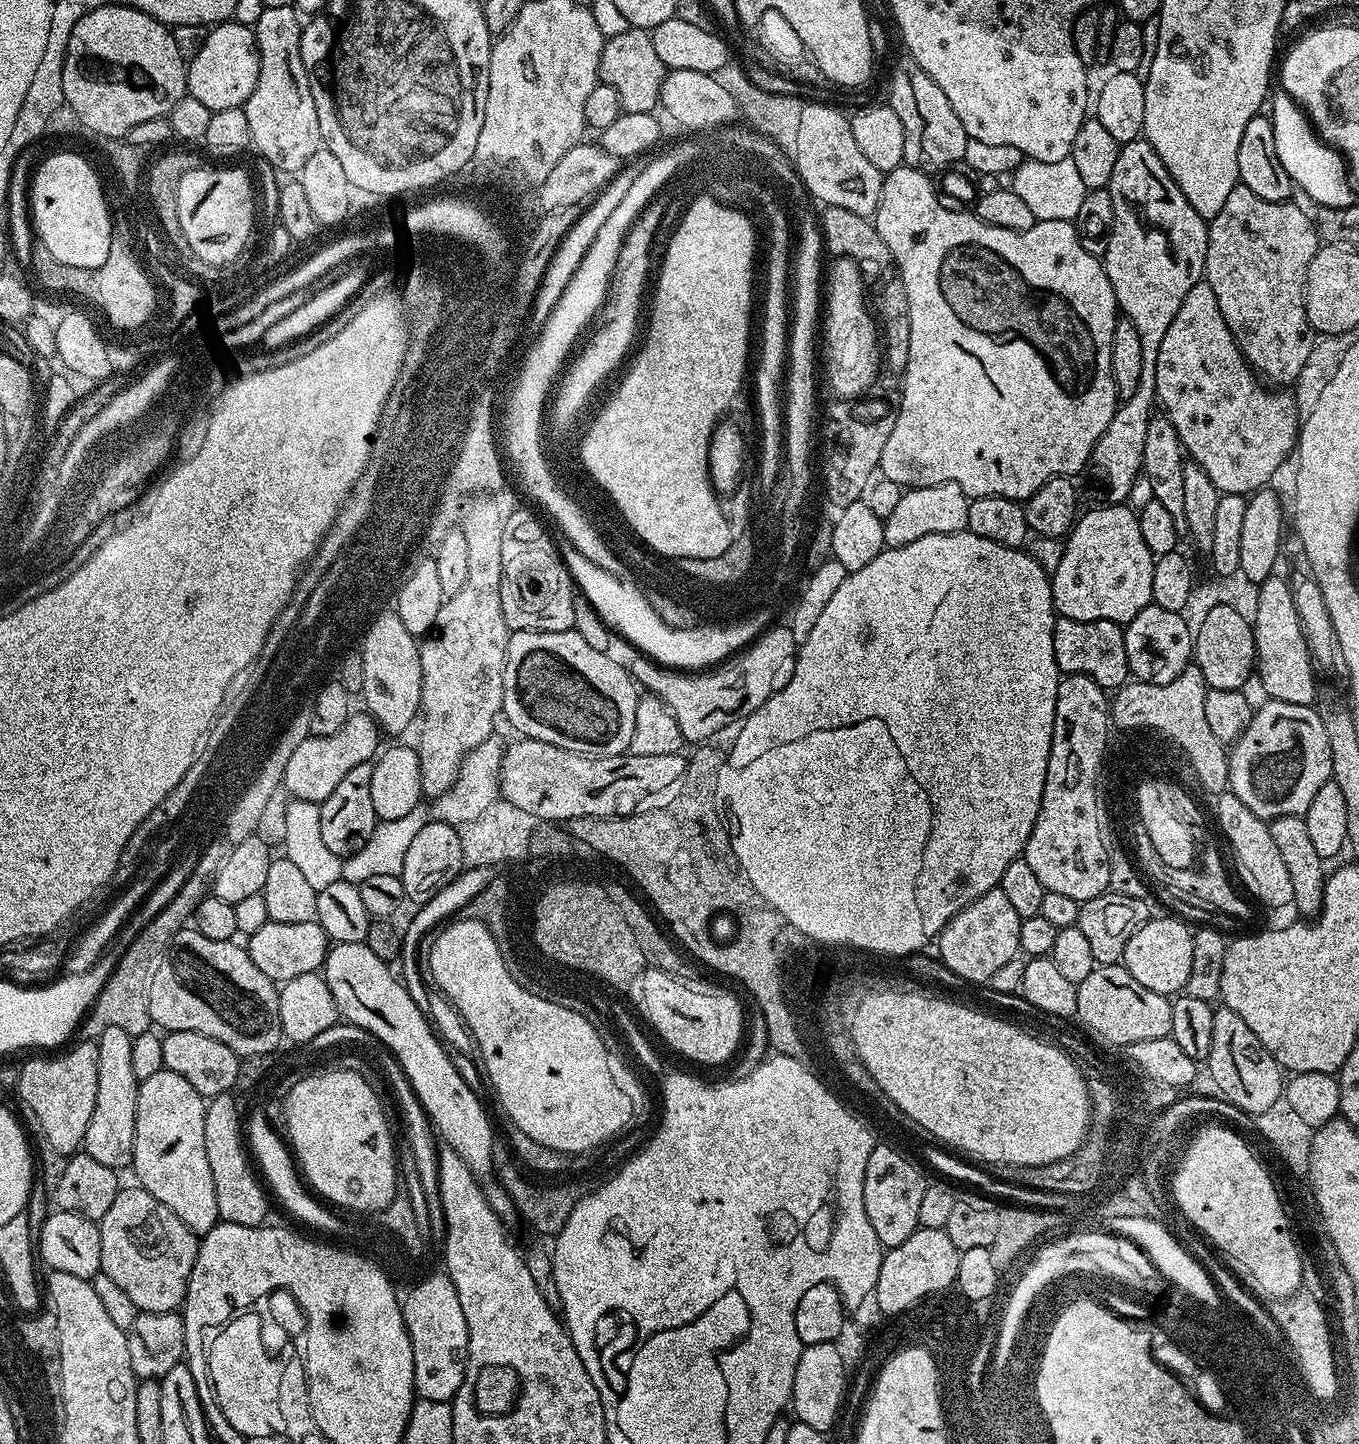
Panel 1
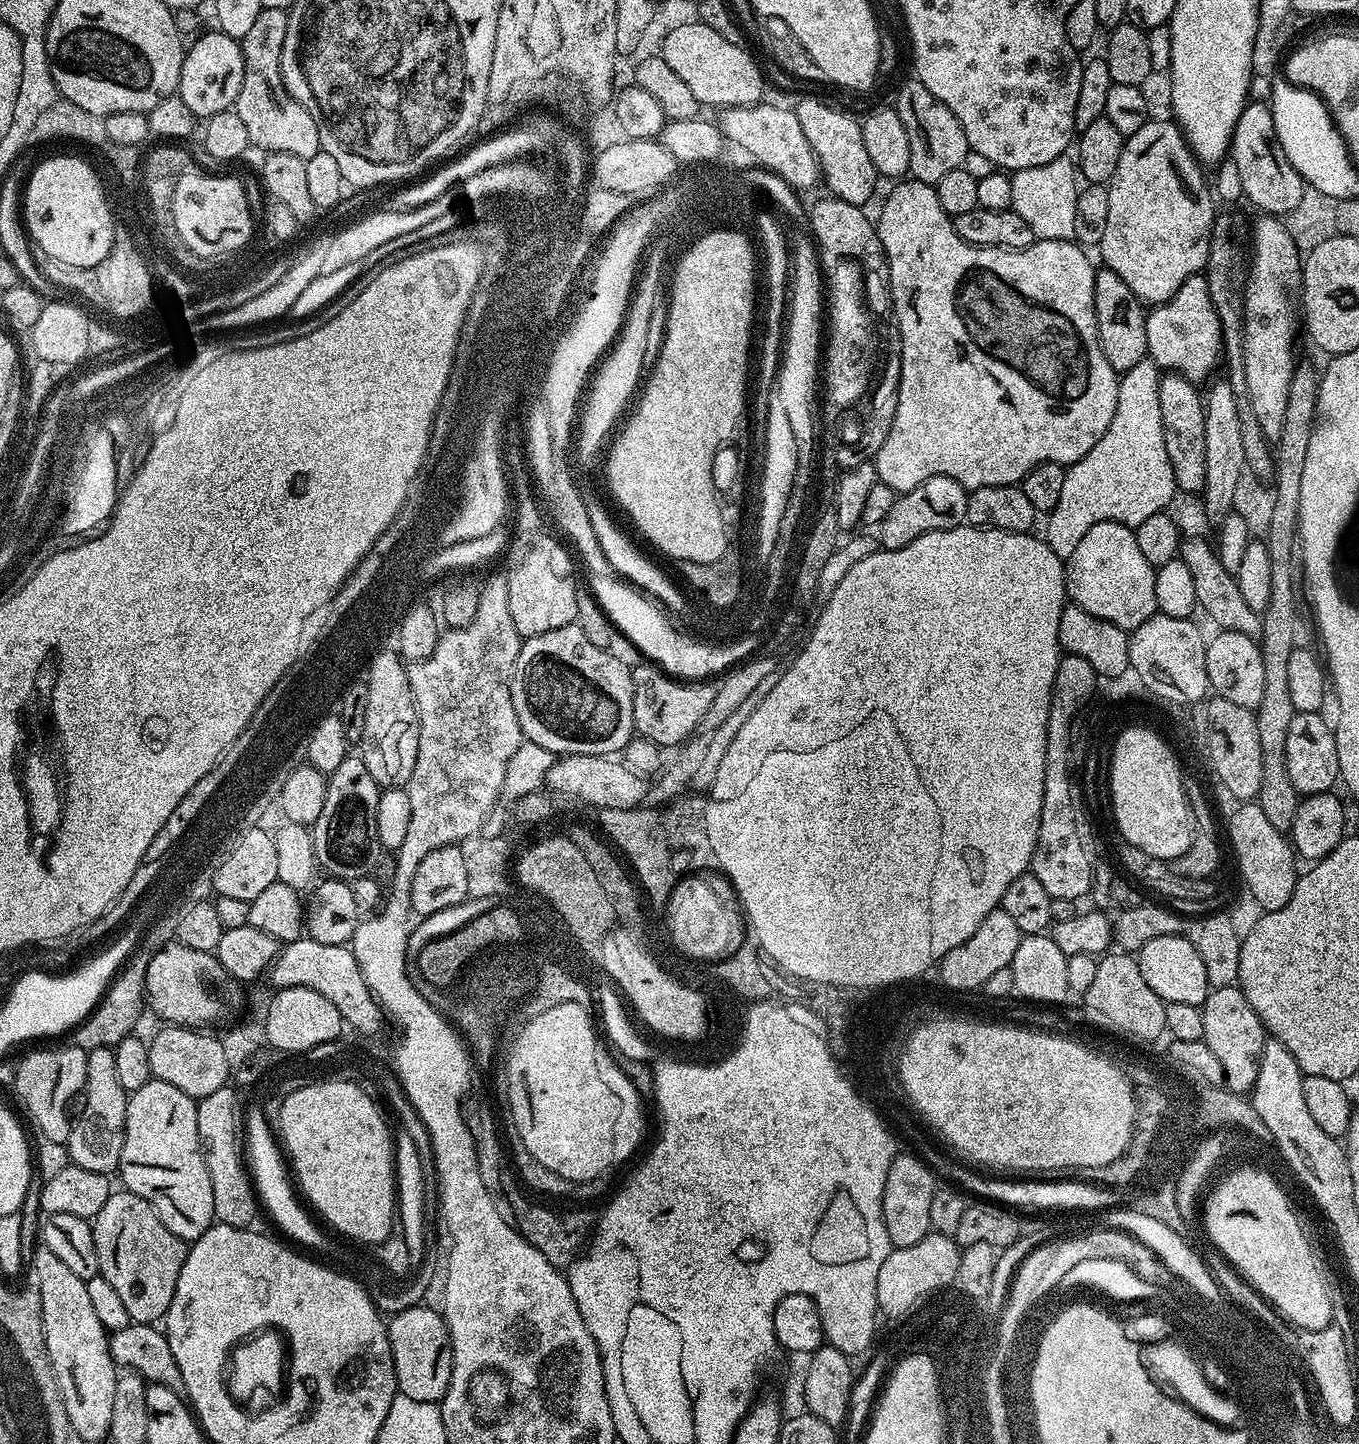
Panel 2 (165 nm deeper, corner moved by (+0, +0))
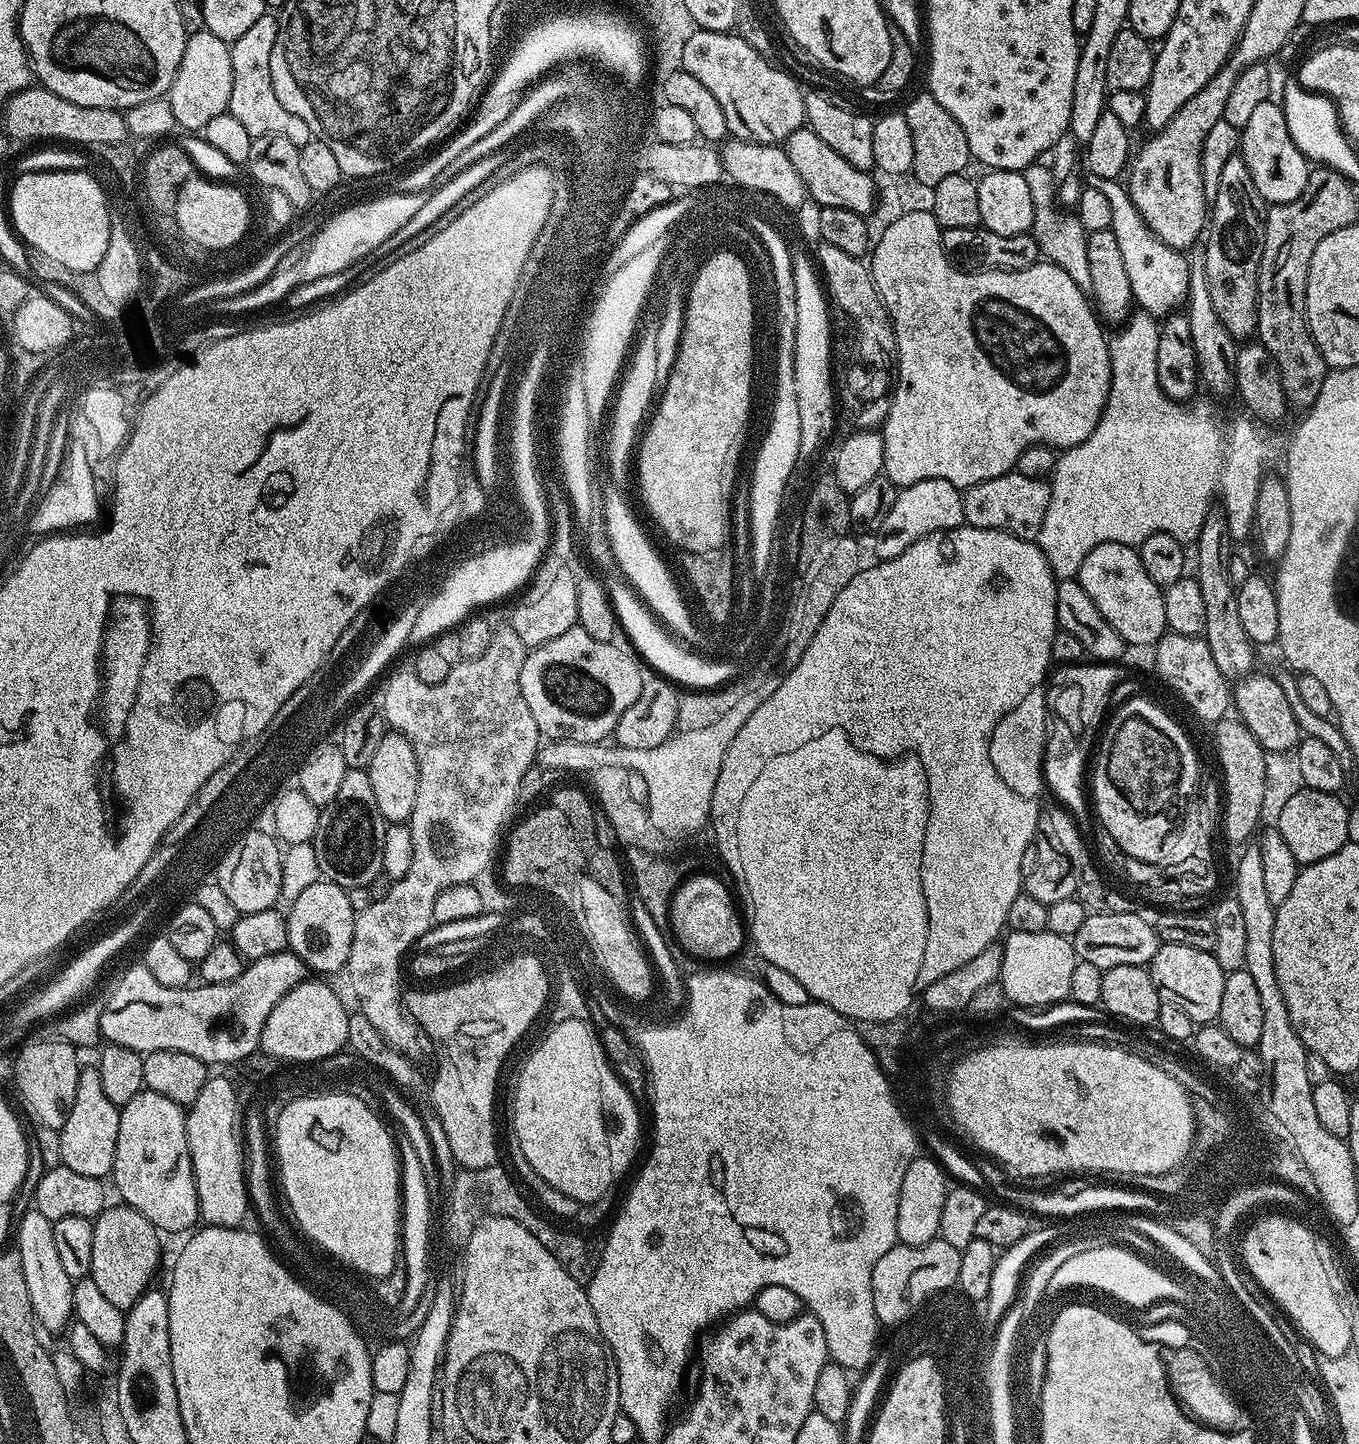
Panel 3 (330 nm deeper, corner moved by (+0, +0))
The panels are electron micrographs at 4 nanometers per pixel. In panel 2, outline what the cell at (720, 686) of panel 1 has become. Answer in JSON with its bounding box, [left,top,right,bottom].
[630,662,716,750]

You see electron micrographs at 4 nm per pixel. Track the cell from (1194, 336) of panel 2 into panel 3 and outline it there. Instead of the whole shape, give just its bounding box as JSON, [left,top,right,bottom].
[1091,177,1190,318]

